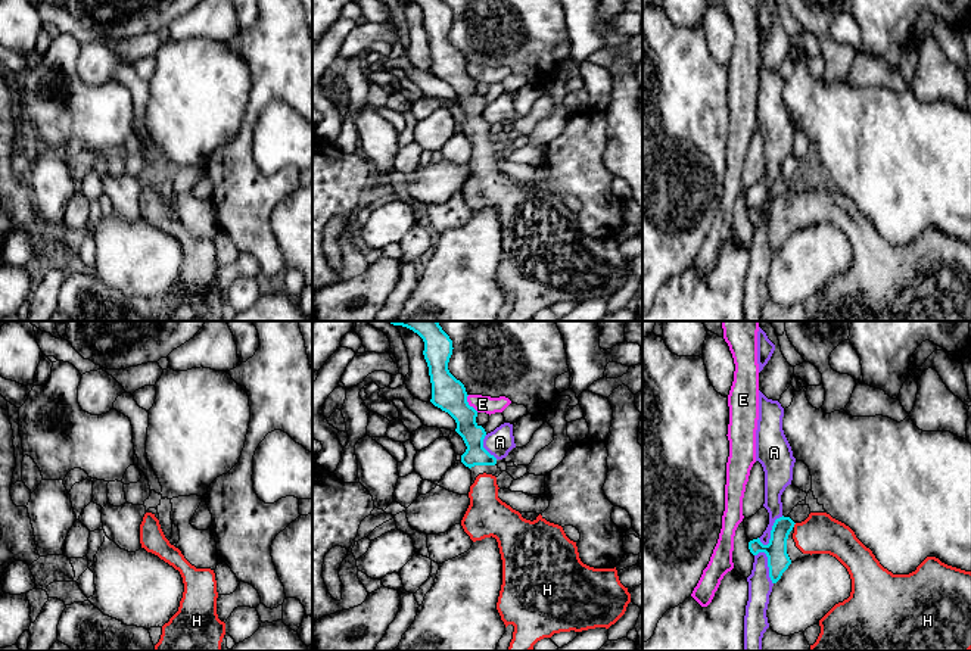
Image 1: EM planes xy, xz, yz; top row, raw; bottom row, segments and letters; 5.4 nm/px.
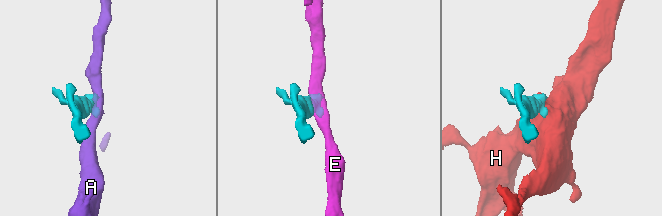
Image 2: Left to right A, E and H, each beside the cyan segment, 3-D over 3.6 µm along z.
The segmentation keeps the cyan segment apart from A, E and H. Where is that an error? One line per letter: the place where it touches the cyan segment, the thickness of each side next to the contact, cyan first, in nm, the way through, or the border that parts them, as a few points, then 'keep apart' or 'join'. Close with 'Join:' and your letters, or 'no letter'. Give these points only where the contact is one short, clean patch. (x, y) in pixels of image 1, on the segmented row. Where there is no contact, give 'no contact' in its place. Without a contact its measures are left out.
A: contact yz (771, 530); calibres 120 and 110 nm; border yz (783, 516), (775, 520), (771, 538), (763, 545); keep apart
E: contact xz (467, 404); calibres 190 and 100 nm; border xz (467, 395), (467, 402), (478, 411); keep apart
H: contact yz (794, 523); calibres 120 and 220 nm; way yz (778, 560), (778, 536), (794, 523), (805, 533), (819, 533); join
Join: H

